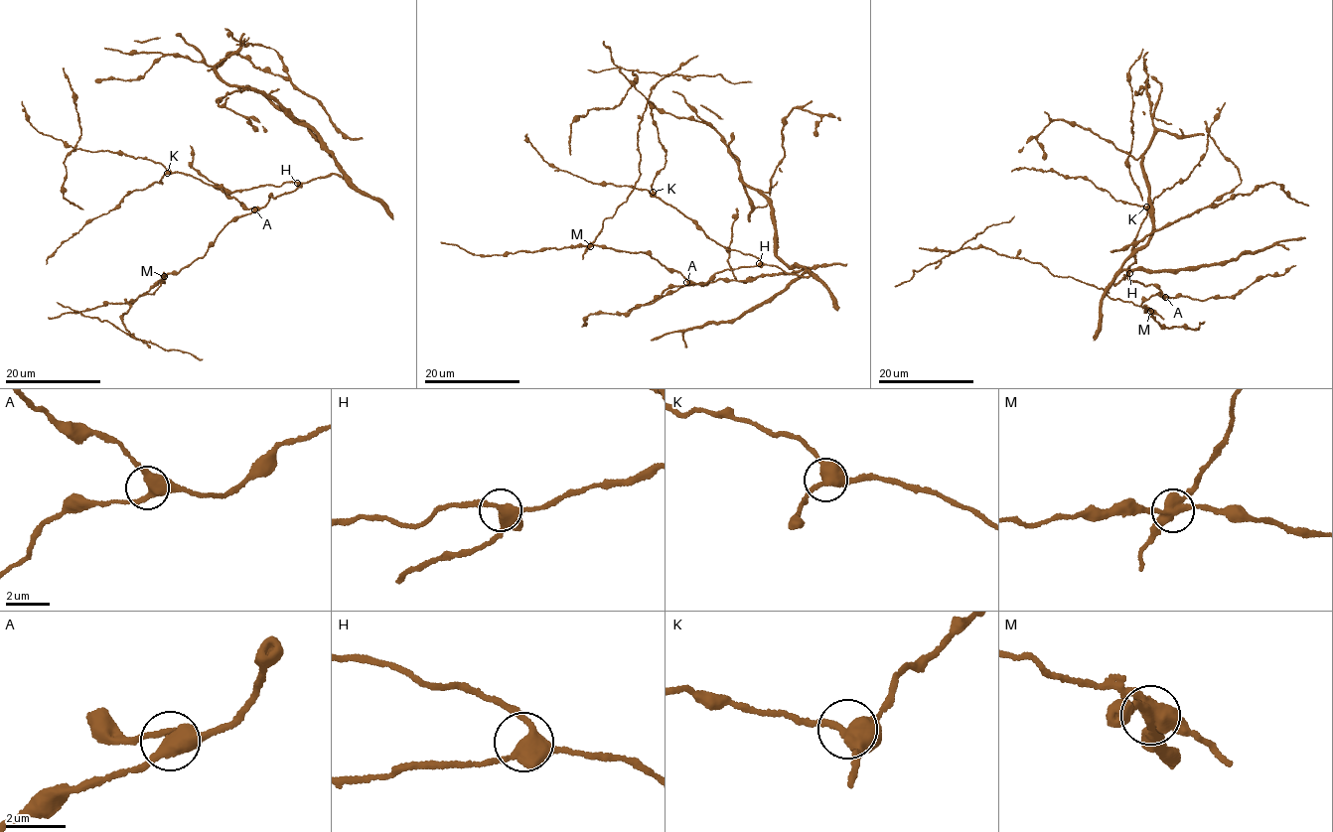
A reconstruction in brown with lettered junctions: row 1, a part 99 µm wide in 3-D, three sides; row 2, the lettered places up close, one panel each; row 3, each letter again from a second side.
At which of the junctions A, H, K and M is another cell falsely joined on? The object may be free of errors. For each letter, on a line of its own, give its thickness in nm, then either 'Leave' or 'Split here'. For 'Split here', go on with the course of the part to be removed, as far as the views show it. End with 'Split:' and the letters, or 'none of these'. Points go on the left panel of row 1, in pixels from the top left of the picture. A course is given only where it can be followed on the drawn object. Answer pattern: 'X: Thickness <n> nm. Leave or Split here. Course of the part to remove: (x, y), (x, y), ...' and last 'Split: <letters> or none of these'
A: Thickness 440 nm. Leave
H: Thickness 360 nm. Leave
K: Thickness 440 nm. Leave
M: Thickness 440 nm. Split here. Course of the part to remove: (164, 276), (160, 282), (164, 282), (152, 294), (141, 295), (120, 318), (130, 336), (202, 358)
Split: M

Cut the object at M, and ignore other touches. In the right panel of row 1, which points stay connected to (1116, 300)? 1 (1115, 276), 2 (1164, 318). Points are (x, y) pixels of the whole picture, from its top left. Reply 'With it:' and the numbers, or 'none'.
With it: 2

